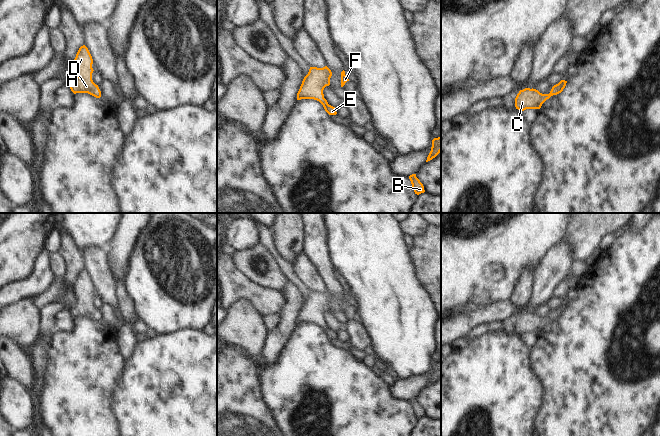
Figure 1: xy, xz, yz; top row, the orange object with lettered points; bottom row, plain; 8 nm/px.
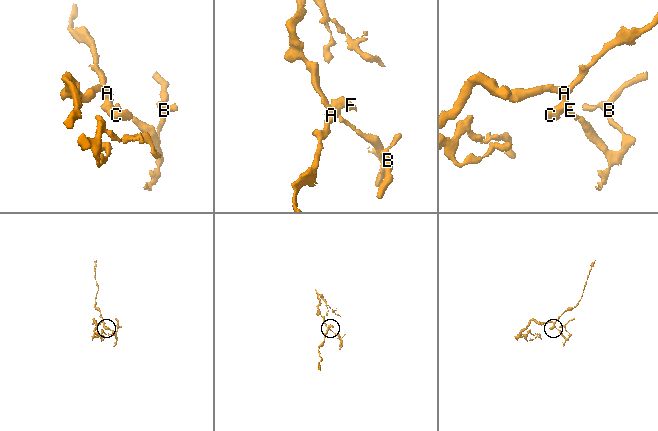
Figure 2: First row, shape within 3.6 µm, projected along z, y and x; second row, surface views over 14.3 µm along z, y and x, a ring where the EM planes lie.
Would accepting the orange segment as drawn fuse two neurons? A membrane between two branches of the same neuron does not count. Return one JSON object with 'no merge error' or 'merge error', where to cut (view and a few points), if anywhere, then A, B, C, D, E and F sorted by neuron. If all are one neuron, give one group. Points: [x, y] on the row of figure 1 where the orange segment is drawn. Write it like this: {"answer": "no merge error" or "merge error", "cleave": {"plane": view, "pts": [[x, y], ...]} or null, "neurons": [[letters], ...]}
{"answer": "no merge error", "cleave": null, "neurons": [["A", "B", "C", "D", "E", "F"]]}

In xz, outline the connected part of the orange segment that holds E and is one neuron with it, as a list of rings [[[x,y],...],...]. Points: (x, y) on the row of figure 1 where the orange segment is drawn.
[[[327,66],[323,68],[310,67],[297,93],[297,100],[317,100],[329,115],[336,115],[336,108],[328,104],[323,94],[324,88],[330,85],[331,76],[332,72]]]

